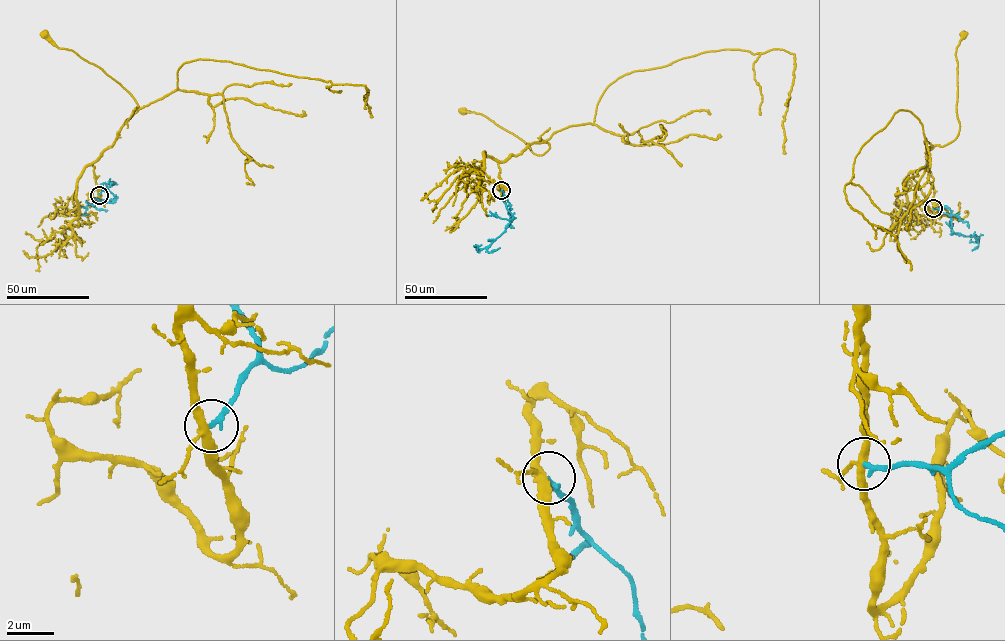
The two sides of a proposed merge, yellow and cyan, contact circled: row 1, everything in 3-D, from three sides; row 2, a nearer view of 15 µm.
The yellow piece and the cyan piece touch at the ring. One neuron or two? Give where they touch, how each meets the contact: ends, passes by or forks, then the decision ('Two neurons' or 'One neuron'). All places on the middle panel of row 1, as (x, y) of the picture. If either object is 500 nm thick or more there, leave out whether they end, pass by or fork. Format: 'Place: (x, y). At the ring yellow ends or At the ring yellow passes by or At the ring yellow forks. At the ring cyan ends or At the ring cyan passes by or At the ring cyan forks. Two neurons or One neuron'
Place: (501, 190). At the ring yellow forks. At the ring cyan ends. Two neurons

